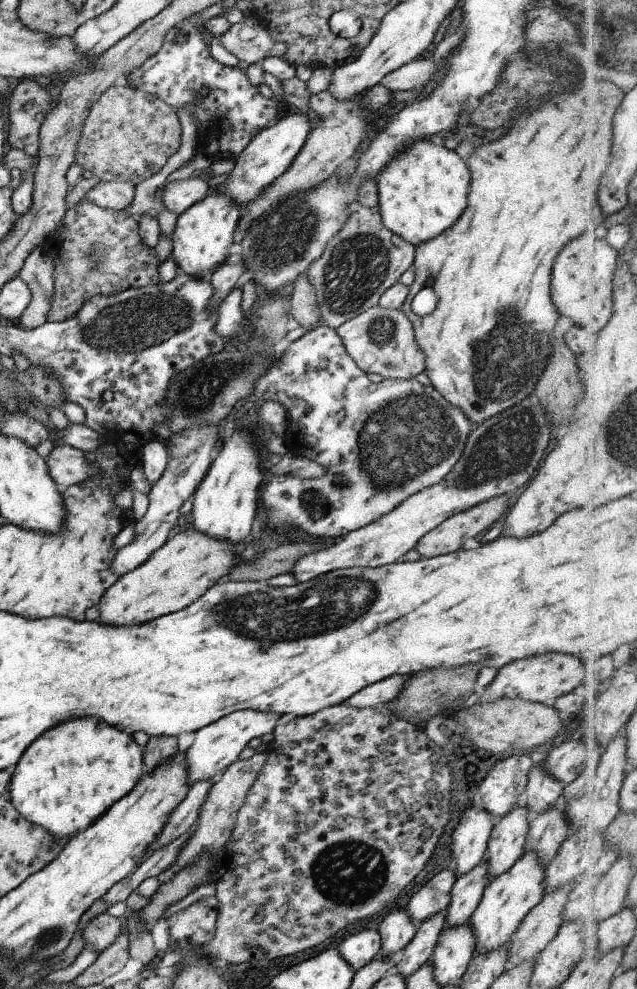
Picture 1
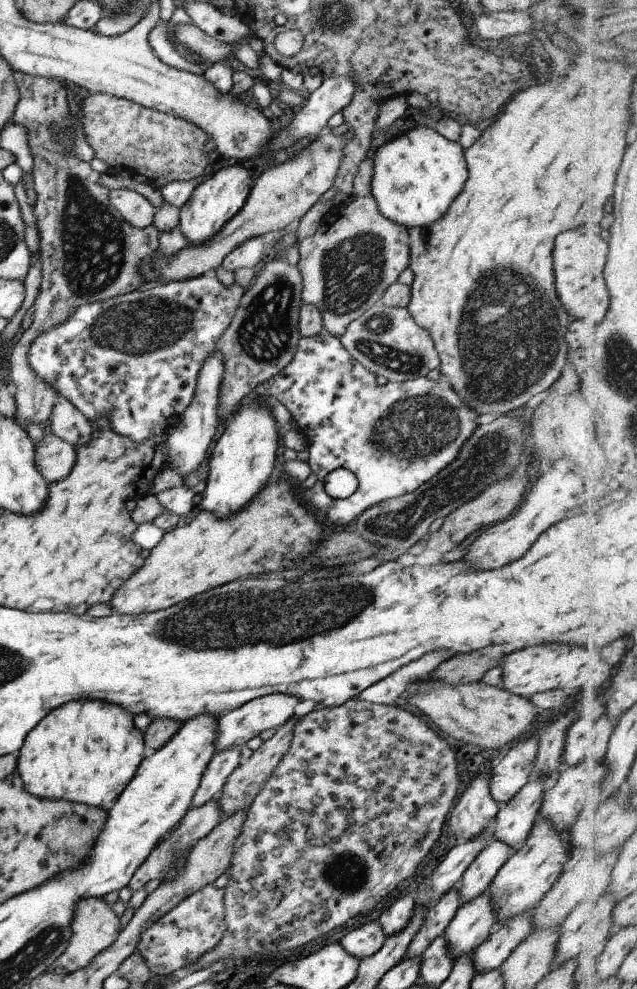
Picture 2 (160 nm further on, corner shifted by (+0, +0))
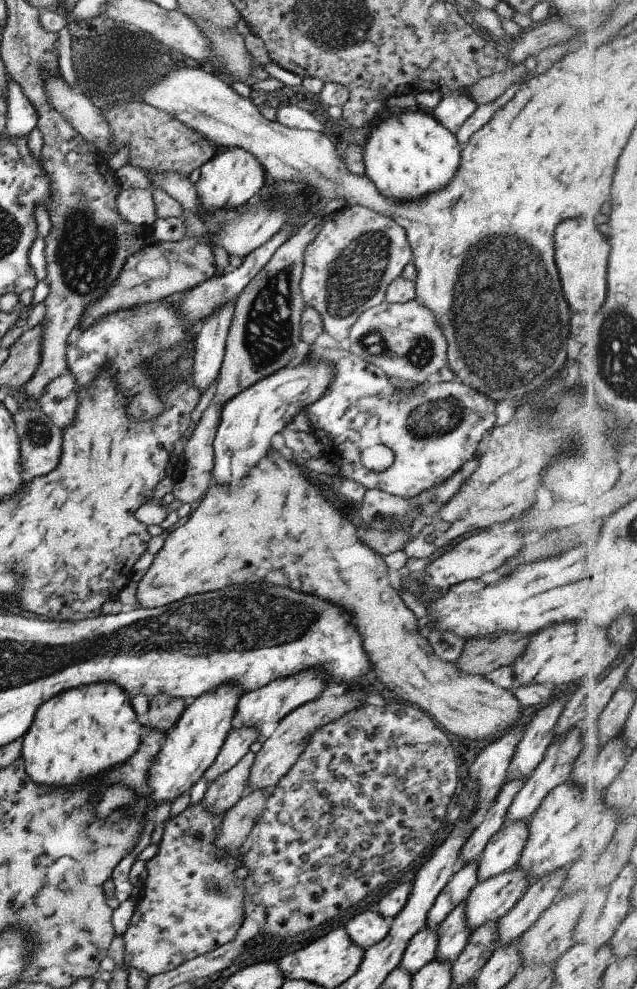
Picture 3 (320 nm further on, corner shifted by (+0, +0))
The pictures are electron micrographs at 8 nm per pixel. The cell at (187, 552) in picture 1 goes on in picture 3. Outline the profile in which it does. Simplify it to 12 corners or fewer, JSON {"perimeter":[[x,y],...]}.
{"perimeter":[[271,450],[213,484],[139,607],[261,582],[349,612],[376,674],[445,734],[520,704],[435,658],[384,557]]}

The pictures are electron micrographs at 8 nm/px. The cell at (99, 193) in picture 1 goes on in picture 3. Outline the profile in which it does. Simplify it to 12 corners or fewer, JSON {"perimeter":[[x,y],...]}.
{"perimeter":[[148,188],[121,189],[119,216],[135,226],[150,227],[156,218]]}

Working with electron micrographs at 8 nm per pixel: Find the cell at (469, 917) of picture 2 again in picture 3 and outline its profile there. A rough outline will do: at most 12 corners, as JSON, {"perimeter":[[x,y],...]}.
{"perimeter":[[519,867],[478,881],[466,929],[499,920],[529,884]]}

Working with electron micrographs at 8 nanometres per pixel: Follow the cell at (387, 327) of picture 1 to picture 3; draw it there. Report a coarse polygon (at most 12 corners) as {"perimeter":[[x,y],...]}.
{"perimeter":[[417,299],[362,312],[349,352],[425,382],[447,343]]}

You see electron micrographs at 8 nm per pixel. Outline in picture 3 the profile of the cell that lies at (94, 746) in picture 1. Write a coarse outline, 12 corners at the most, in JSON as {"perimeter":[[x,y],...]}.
{"perimeter":[[109,682],[35,710],[20,756],[64,787],[125,762],[143,726]]}

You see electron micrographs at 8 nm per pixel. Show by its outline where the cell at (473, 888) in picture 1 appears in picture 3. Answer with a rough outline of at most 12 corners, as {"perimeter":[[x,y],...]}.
{"perimeter":[[524,820],[504,821],[482,848],[482,881],[515,867],[528,837]]}

